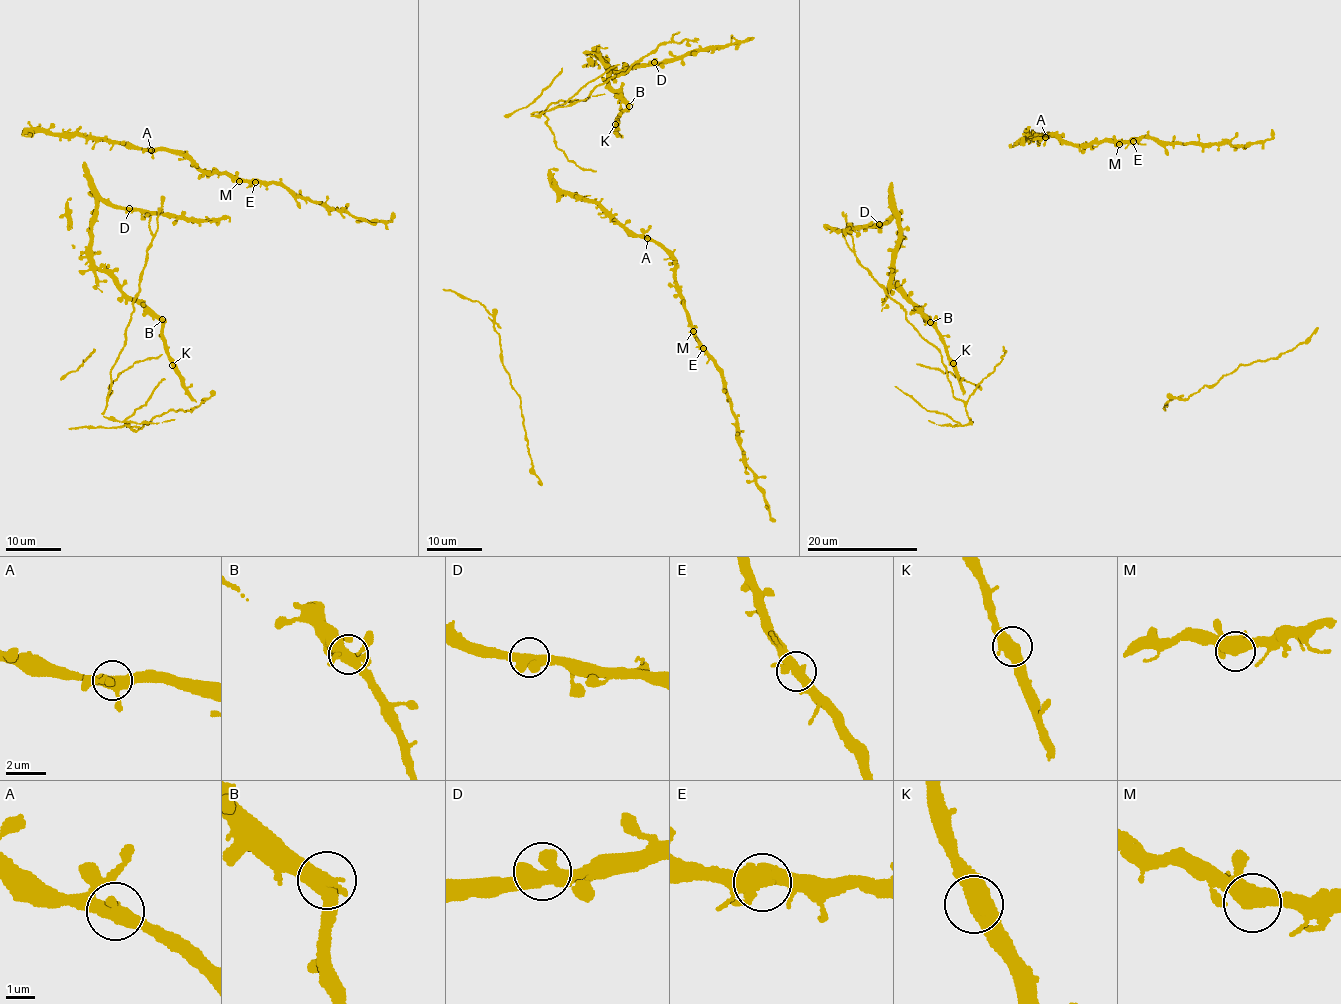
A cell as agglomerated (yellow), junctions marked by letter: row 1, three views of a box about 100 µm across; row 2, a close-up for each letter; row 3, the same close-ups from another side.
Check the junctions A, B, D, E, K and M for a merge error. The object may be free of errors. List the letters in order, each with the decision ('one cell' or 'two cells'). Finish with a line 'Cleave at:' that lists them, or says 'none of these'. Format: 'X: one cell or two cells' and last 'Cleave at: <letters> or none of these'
A: one cell
B: one cell
D: one cell
E: one cell
K: one cell
M: one cell
Cleave at: none of these

